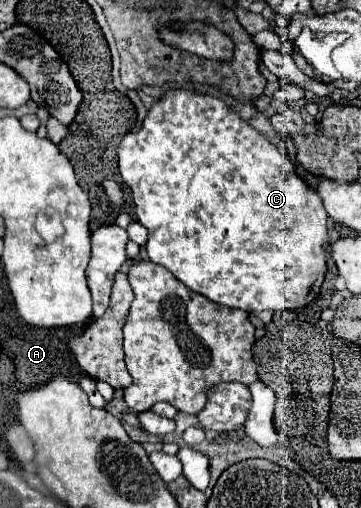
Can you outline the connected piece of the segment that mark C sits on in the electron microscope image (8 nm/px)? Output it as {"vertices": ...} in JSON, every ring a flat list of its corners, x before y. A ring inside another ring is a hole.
{"vertices":[[167,90,165,96,159,98,147,112,141,130,126,134,119,144,121,178,131,188,137,222,141,222,149,230,149,240,145,246,149,260,167,268,189,290,209,298,215,304,254,313,265,325,271,322,274,312,296,310,313,302,317,294,311,294,311,288,317,280,325,280,327,272,327,212,323,210,323,202,315,194,315,190,297,174,297,164,299,162,291,162,265,134,257,132,251,124,247,124,235,108,231,108,217,96,201,94,195,90]]}

